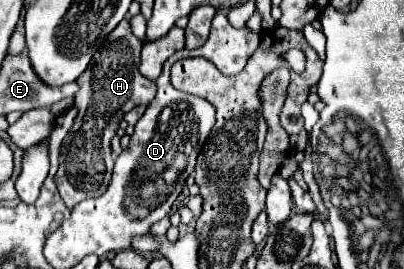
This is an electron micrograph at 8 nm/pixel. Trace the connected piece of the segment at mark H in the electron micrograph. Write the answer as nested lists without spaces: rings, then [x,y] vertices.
[[[121,20],[117,28],[105,38],[105,44],[97,50],[89,68],[77,78],[79,92],[75,94],[77,118],[73,128],[63,140],[59,170],[55,176],[57,190],[63,202],[73,208],[81,200],[101,196],[111,180],[113,160],[111,160],[111,138],[115,136],[123,116],[139,106],[149,104],[155,98],[155,82],[139,72],[139,52],[143,42],[133,36],[127,20]]]

